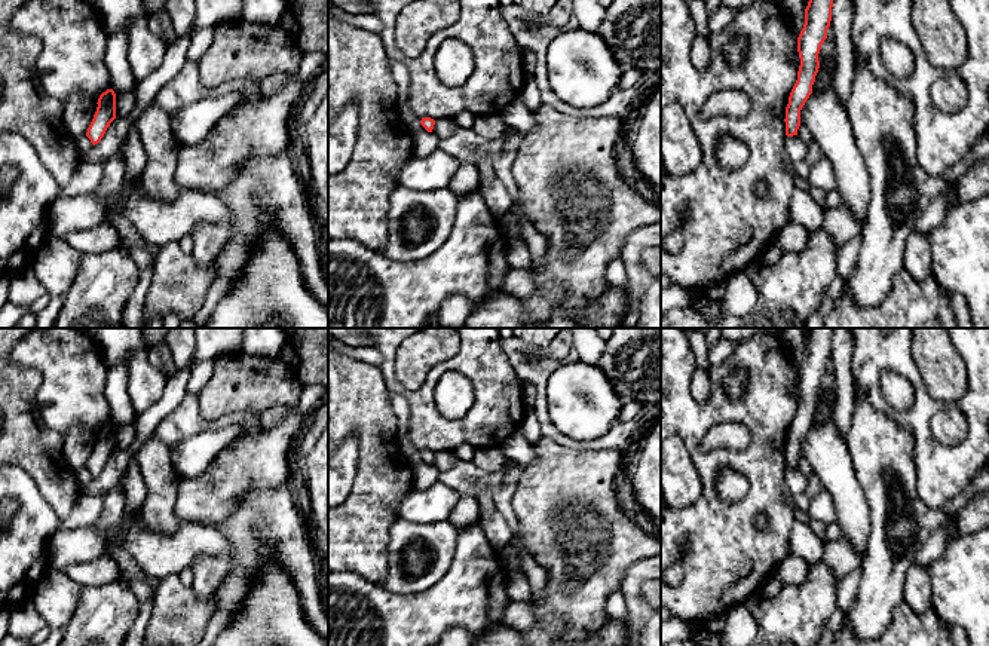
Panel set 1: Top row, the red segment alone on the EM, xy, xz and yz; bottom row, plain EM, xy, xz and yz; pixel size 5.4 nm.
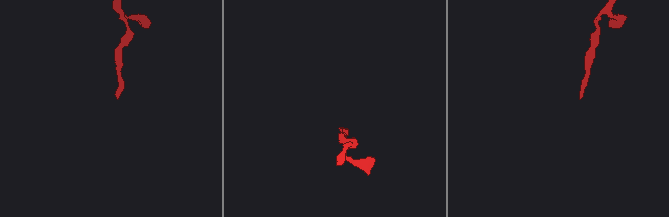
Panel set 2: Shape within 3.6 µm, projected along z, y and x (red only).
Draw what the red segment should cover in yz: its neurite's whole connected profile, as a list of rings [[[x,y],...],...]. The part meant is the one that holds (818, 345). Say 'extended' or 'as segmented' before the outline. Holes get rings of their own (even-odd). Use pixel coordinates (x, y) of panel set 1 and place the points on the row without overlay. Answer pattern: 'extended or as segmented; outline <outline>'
as segmented; outline [[[809,328],[805,342],[805,356],[797,370],[800,398],[797,413],[790,425],[786,440],[786,468],[797,468],[800,443],[812,426],[812,417],[820,401],[818,386],[827,371],[832,353],[833,328]]]

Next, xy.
as segmented; outline [[[107,422],[98,431],[98,440],[94,451],[88,460],[86,469],[95,478],[104,469],[110,456],[116,451],[116,426],[113,422]]]

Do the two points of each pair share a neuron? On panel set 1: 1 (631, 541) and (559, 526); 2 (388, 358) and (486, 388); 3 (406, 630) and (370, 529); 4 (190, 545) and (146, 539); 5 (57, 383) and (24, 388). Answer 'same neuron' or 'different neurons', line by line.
1: same neuron
2: same neuron
3: different neurons
4: same neuron
5: different neurons

